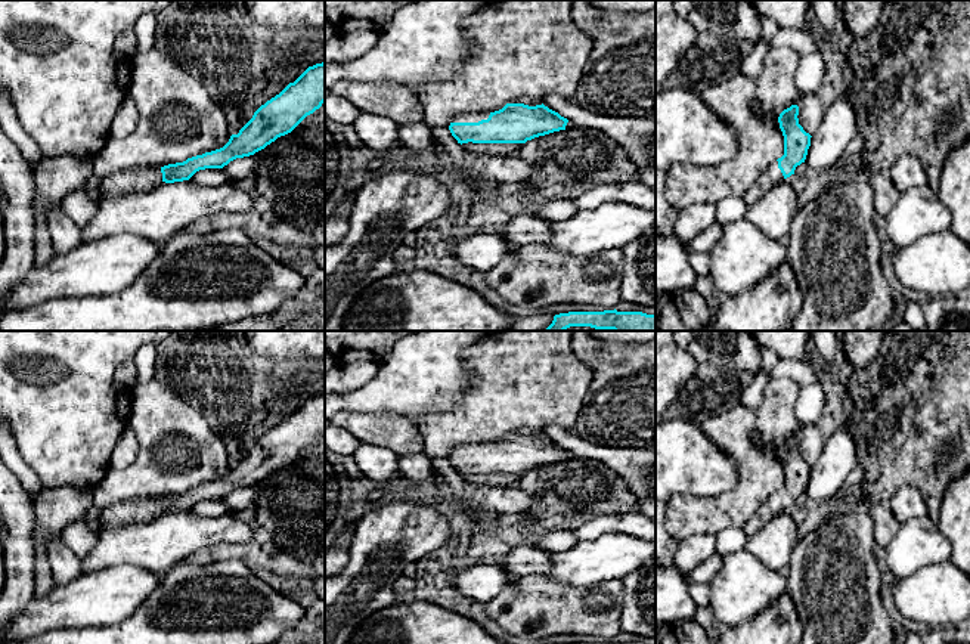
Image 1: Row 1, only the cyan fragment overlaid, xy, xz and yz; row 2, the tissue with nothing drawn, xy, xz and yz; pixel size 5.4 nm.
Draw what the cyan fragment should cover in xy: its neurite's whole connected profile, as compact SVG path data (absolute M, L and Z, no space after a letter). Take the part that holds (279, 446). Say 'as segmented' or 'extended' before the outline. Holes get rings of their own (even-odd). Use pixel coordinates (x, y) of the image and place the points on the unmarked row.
extended; M325 393L309 397L294 414L289 414L279 425L261 436L223 479L161 499L145 498L112 504L92 518L92 526L97 532L145 523L159 513L183 513L199 501L223 499L230 492L254 486L278 468L291 464L323 433Z

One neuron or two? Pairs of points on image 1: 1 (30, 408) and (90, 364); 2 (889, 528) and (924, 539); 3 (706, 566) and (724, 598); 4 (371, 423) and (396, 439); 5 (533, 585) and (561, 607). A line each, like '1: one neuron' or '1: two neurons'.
1: one neuron
2: two neurons
3: two neurons
4: one neuron
5: one neuron

